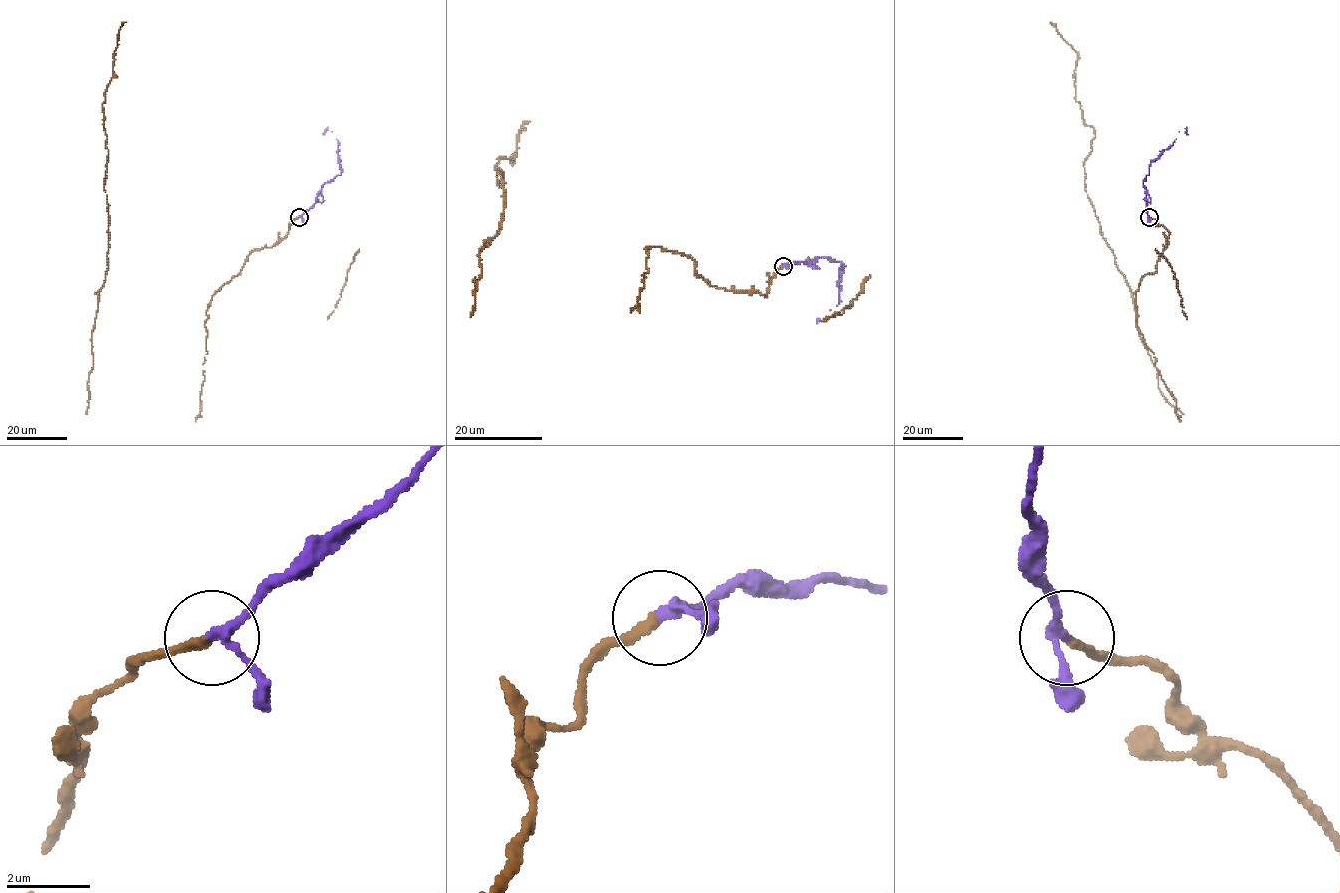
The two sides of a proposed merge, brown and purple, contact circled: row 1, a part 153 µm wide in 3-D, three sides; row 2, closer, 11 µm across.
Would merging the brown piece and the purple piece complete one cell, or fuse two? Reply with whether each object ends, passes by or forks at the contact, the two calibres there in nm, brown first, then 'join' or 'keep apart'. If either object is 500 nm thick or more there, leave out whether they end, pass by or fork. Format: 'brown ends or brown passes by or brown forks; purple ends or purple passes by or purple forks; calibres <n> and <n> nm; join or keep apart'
brown ends; purple passes by; calibres 200 and 200 nm; join

